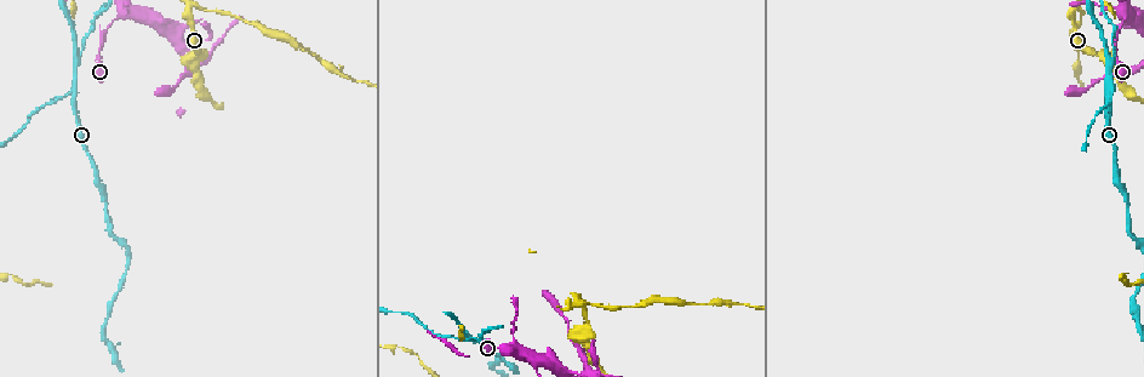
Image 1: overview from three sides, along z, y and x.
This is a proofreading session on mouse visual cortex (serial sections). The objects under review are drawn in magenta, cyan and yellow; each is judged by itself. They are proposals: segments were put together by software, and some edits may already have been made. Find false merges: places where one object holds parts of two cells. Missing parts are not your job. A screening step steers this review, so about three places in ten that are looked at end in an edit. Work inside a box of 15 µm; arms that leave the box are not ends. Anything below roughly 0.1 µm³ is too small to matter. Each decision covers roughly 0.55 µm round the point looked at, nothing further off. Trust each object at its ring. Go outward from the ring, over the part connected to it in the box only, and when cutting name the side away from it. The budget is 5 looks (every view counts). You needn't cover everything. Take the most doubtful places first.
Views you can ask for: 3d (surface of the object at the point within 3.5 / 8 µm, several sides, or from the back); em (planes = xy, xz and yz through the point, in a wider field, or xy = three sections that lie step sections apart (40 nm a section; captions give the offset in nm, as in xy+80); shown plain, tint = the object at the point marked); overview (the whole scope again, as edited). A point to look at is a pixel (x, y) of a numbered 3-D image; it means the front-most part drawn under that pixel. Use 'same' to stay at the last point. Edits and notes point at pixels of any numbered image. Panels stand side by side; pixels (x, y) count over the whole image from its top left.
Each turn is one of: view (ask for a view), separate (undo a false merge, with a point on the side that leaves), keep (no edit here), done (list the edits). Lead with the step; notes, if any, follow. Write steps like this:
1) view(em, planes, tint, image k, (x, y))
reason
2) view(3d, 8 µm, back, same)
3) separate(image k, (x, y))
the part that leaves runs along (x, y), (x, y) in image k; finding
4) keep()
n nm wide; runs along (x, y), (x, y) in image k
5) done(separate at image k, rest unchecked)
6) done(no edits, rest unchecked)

view(3d, 3.5 µm, image 1, (464, 336))
branch point

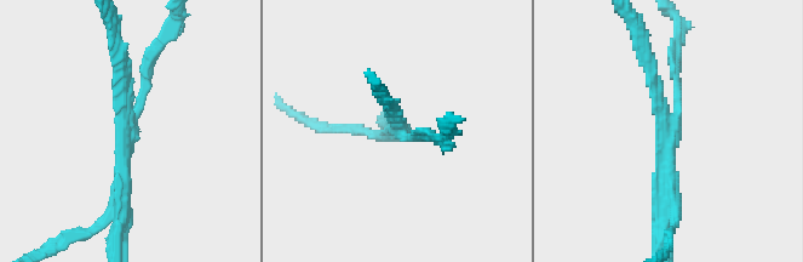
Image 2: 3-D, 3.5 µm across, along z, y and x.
view(em, xy, step 1, tint, image 2, (128, 137))
3 arms; arms of 100, 150, 250 nm; need the tissue

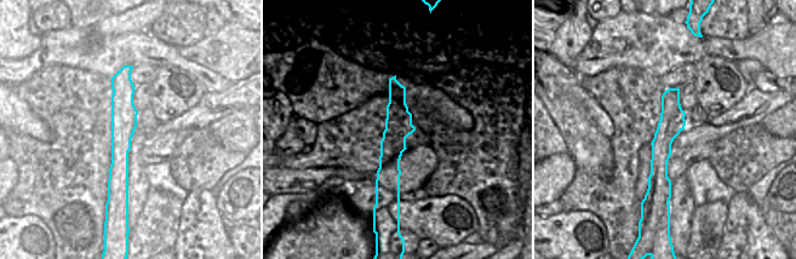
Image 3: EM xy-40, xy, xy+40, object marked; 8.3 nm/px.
separate(image 2, (343, 129))
two cells meet here

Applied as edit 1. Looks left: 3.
view(3d, 3.5 µm, image 1, (575, 300))
sharp bend

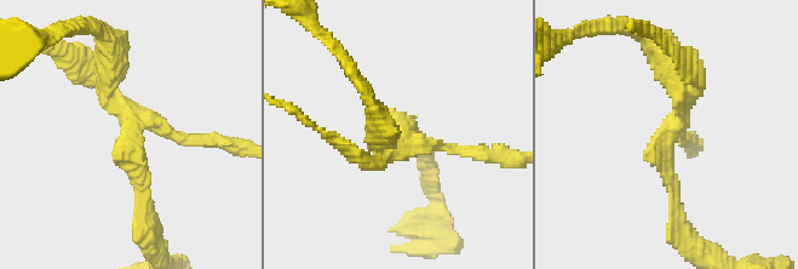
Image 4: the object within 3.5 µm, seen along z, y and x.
view(em, planes, tint, image 4, (133, 129))
3 arms; arms of 150, 200, 200 nm; need the tissue

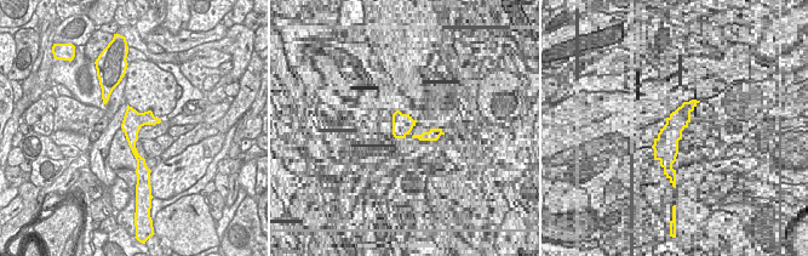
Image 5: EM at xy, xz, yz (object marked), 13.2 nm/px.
separate(image 4, (351, 153))
the part that leaves runs along (144, 120), (189, 142), (245, 146) in image 4; a second cell is stuck on

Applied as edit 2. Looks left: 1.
done(separate at image 2, separate at image 4, rest unchecked)

